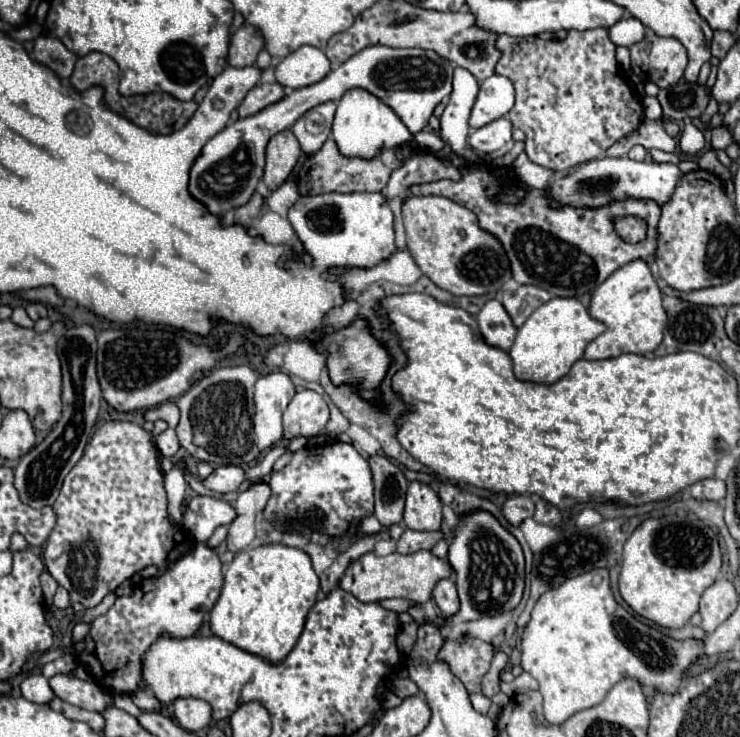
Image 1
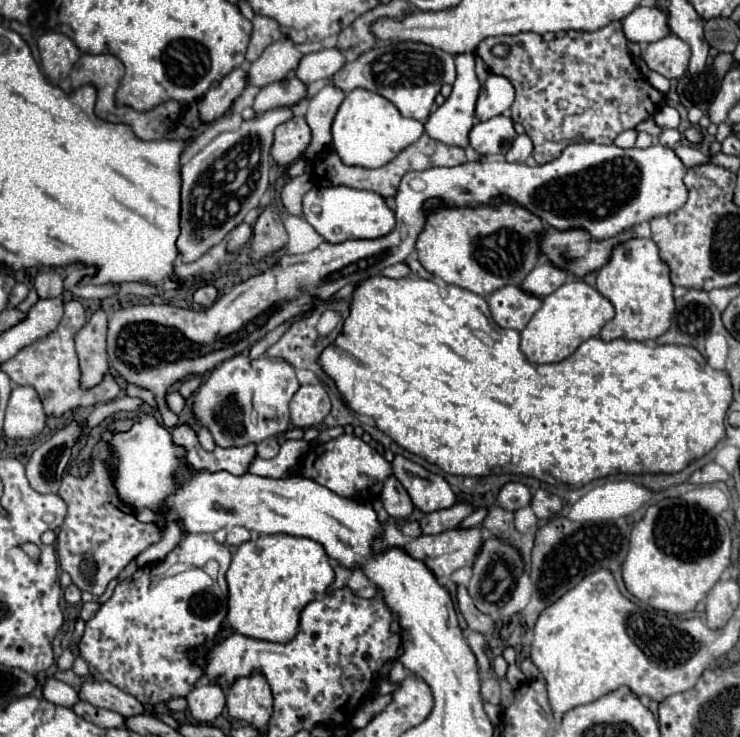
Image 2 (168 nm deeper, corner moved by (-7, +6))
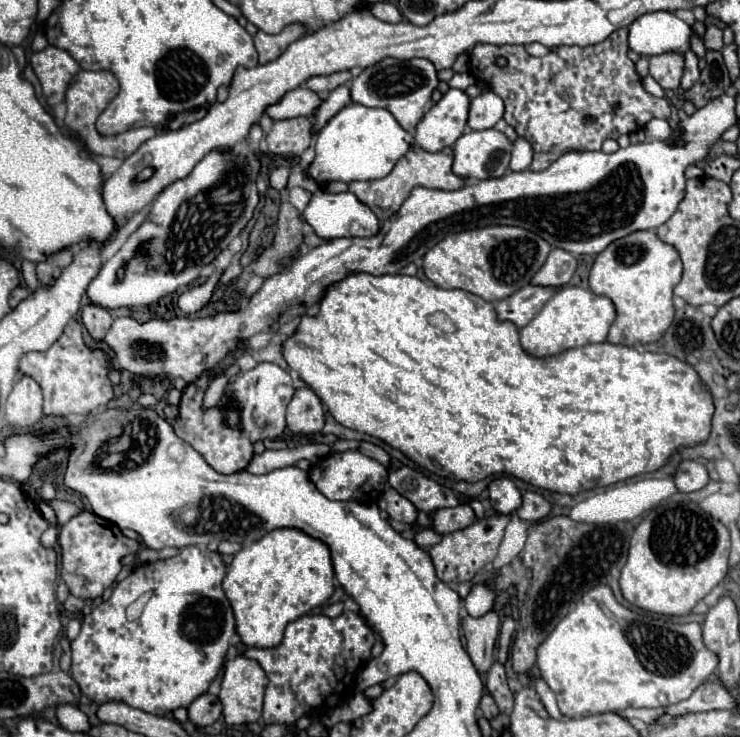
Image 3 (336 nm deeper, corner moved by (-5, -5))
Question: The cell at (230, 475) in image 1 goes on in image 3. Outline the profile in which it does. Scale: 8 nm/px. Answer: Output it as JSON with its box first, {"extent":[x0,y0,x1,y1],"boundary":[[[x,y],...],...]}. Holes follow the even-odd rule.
{"extent":[173,374,253,474],"boundary":[[[203,374],[199,380],[195,380],[193,384],[189,384],[183,390],[183,398],[181,398],[181,404],[179,404],[179,416],[173,422],[173,430],[181,440],[191,444],[203,456],[203,460],[207,460],[207,464],[211,464],[211,468],[215,468],[219,474],[241,472],[241,470],[247,468],[247,464],[253,458],[253,444],[239,430],[237,410],[233,410],[233,408],[213,408],[213,410],[201,412],[203,394],[205,394],[209,382],[211,382],[209,374]]]}

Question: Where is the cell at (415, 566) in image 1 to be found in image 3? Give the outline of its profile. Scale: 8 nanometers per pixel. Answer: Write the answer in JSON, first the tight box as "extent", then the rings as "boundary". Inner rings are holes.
{"extent":[429,516,509,584],"boundary":[[[487,516],[483,520],[475,520],[475,524],[447,534],[441,538],[441,542],[437,542],[435,546],[431,546],[429,556],[433,560],[433,566],[437,570],[437,576],[441,582],[445,584],[459,584],[459,582],[469,582],[485,564],[493,562],[493,558],[497,556],[499,544],[503,540],[503,530],[509,522],[509,516]]]}

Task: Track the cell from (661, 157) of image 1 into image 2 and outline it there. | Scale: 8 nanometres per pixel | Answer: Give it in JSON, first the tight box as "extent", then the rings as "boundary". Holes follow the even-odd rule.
{"extent":[675,145,709,167],"boundary":[[[681,145],[675,149],[675,153],[679,155],[679,159],[683,161],[685,167],[695,167],[695,165],[703,165],[709,161],[707,155],[703,155],[699,149],[695,147],[687,147],[687,145]]]}

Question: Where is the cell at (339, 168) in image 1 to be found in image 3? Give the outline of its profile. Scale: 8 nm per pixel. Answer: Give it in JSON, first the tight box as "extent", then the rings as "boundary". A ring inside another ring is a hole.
{"extent":[325,146,465,220],"boundary":[[[413,146],[395,164],[391,174],[381,178],[381,180],[373,180],[373,182],[347,182],[347,184],[345,182],[329,182],[325,188],[329,192],[345,192],[345,190],[353,192],[363,204],[367,204],[377,214],[377,218],[385,220],[393,208],[397,212],[397,208],[403,204],[403,200],[409,196],[411,188],[415,188],[415,186],[437,188],[437,190],[459,190],[459,188],[463,188],[465,186],[465,178],[455,176],[455,172],[451,172],[451,160],[453,160],[451,148],[445,148],[443,152],[431,154],[431,152],[427,152],[427,150],[419,148],[419,146]]]}

